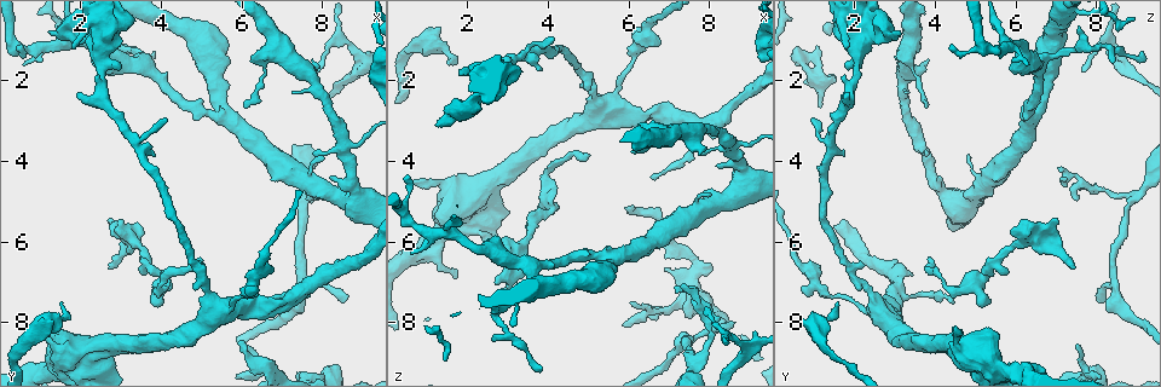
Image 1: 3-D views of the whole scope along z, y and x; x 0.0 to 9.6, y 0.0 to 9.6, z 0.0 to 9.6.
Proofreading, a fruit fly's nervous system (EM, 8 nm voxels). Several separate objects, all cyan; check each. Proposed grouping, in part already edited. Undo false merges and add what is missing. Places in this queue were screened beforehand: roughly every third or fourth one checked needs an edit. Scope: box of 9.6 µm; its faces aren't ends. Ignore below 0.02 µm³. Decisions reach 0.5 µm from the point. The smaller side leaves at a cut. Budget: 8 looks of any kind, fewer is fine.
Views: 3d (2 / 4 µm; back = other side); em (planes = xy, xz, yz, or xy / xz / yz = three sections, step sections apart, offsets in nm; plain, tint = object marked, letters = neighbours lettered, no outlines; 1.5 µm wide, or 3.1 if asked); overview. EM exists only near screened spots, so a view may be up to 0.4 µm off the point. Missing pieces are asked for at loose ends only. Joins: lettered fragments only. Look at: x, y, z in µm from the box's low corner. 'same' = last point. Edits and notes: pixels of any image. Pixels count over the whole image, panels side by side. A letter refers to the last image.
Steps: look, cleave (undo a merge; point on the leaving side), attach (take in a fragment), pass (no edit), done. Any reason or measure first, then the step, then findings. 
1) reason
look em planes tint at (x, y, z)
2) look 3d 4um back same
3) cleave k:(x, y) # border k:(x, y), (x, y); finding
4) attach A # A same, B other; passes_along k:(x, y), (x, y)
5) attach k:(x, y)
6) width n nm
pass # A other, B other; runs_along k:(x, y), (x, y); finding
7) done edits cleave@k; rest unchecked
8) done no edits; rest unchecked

branch stops here
look 3d 2um at (8.65, 7.40, 8.05)

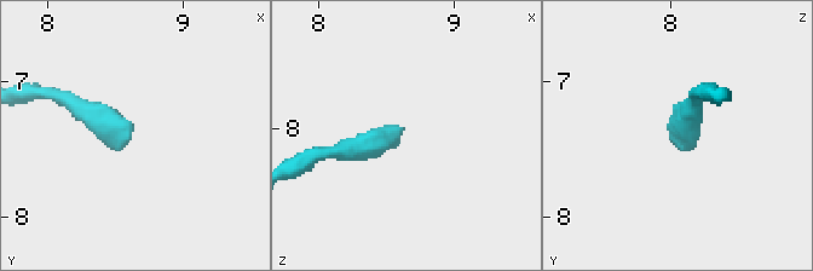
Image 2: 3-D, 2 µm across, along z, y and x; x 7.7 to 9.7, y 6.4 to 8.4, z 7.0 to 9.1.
now the EM
look em yz step 4 letters at (8.60, 7.36, 8.00)

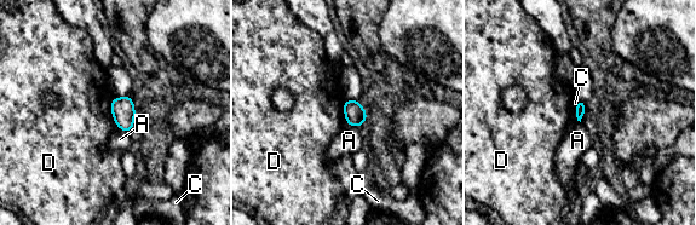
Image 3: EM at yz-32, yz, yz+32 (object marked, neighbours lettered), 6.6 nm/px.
pass # A other, C other, D other; none of them fits

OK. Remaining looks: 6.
free end
look 3d 4um at (7.30, 4.25, 7.20)

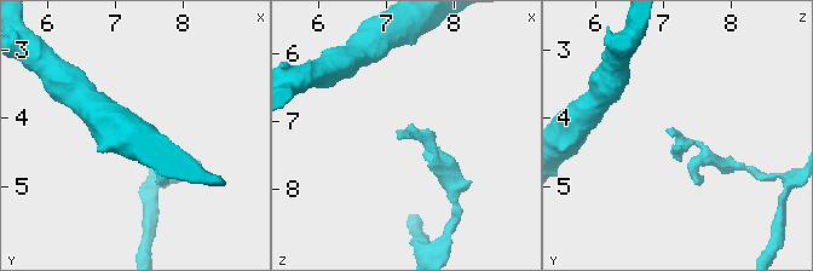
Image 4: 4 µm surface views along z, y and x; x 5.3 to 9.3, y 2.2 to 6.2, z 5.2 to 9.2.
look em xz step 4 tint at (7.25, 4.30, 7.15)

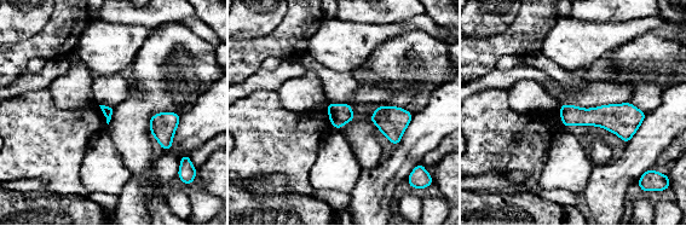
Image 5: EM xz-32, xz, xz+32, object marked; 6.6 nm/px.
look em planes letters same

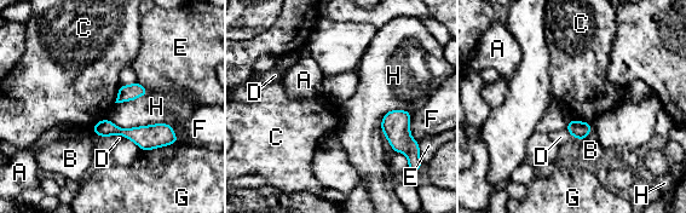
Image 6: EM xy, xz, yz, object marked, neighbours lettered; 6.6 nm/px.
width 110 nm; longest_contact H 500 nm
pass # A other, B other, C other, D other, E other, F other, G other, H other; no lettered fragment goes on from it

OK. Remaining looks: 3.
free end
look em xz step 8 tint at (7.30, 2.30, 3.25)

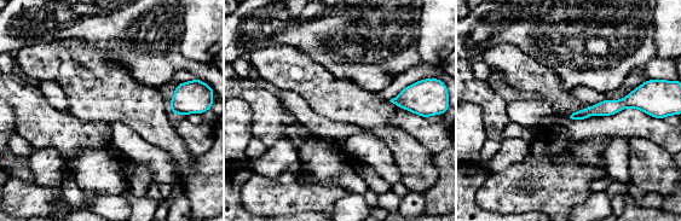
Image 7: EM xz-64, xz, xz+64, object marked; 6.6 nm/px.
another direction
look em planes letters same

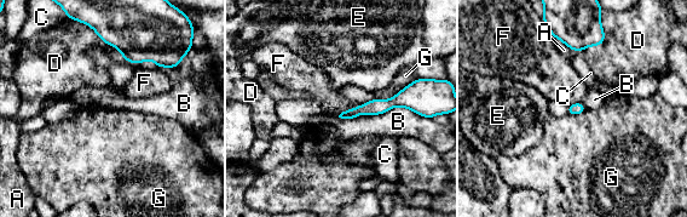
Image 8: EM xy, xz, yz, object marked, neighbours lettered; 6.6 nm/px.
pass # A other, B other, C other, D other, E other, F other, G other; border 8:(362, 104), (342, 110), (338, 115); none of them fits

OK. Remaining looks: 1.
an open end
look em planes letters at (8.25, 4.40, 4.20)

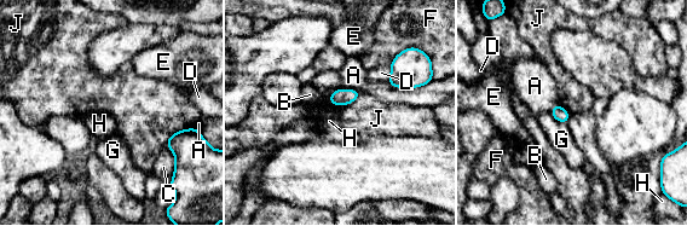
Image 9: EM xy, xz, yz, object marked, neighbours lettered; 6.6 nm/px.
pass # A other, B other, C other, D other, E other, F other, G other, H other, J other; border 9:(362, 94), (347, 104), (330, 103); no lettered fragment goes on from it

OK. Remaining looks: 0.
done no edits; rest unchecked

